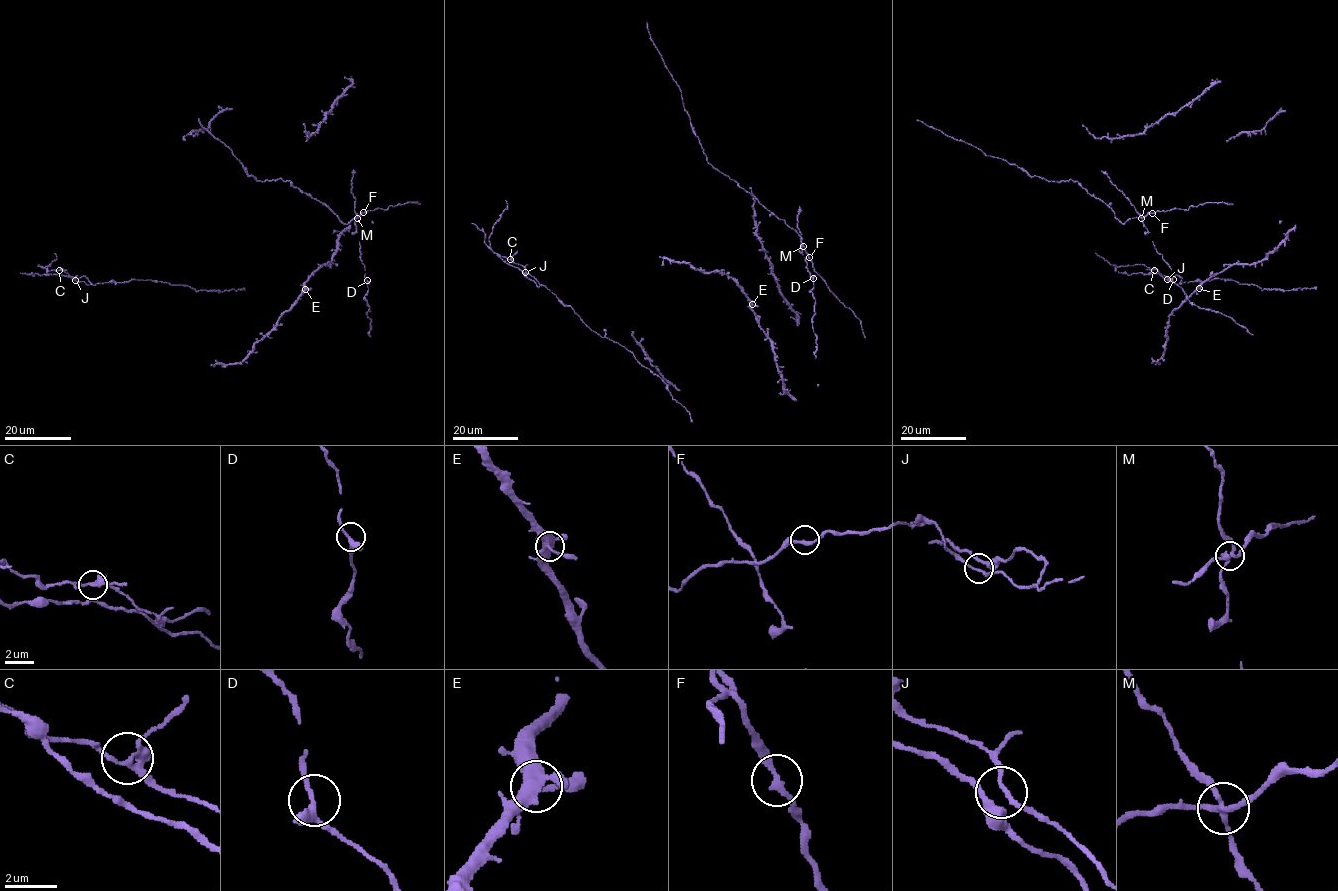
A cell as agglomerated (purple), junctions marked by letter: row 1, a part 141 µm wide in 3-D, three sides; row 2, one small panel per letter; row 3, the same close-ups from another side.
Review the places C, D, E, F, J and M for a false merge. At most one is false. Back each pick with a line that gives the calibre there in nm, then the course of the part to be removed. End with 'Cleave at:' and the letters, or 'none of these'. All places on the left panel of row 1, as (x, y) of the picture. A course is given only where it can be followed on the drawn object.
Cleave at: none of these

